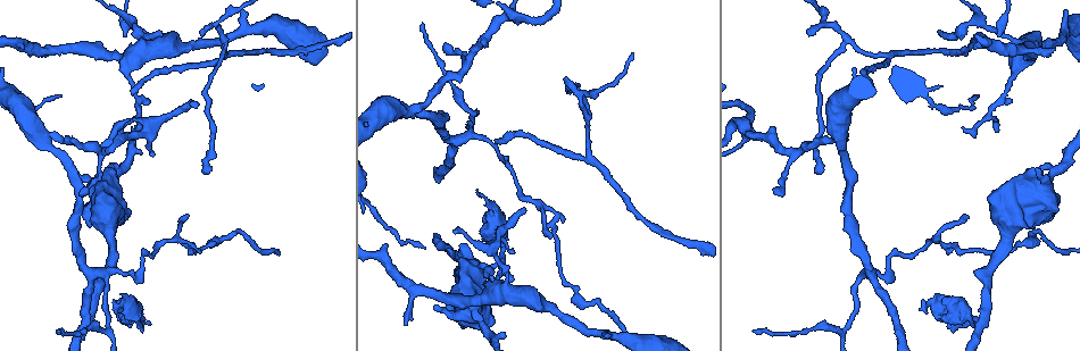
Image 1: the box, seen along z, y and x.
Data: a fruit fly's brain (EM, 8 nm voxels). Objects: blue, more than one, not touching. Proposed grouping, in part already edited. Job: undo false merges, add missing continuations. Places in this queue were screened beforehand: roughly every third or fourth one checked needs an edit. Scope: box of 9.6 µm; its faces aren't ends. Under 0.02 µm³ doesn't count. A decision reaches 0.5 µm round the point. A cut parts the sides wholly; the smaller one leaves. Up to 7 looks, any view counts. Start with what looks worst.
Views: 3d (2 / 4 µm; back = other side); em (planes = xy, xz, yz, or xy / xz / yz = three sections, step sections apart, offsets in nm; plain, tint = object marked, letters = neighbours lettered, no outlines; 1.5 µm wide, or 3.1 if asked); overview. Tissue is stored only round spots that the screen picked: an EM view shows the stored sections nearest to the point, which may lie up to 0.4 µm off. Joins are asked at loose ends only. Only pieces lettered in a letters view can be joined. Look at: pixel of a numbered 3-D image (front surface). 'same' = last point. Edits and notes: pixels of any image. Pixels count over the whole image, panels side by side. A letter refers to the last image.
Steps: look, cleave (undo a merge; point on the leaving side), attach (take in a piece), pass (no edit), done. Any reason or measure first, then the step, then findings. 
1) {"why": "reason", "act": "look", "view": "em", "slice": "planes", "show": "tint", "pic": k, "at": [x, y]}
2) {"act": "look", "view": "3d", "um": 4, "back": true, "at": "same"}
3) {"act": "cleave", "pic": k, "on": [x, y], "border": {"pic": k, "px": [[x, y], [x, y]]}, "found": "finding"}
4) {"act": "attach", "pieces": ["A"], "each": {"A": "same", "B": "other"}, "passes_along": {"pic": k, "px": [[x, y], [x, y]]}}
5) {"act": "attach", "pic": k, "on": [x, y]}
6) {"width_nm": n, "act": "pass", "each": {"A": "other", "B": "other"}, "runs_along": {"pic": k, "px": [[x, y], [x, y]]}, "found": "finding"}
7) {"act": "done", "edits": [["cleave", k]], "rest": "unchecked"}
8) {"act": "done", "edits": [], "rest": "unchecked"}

{"why": "long arm stops here", "act": "look", "view": "em", "slice": "planes", "show": "letters", "pic": 1, "at": [132, 94]}

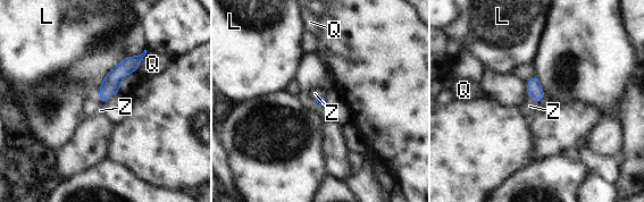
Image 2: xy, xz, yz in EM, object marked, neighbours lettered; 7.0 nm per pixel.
{"act": "attach", "pieces": ["Z"], "each": {"L": "other", "Q": "other", "Z": "same"}, "found": "it goes on there"}

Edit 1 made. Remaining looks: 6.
{"why": "an open end", "act": "look", "view": "3d", "um": 2, "pic": 1, "at": [1054, 49]}

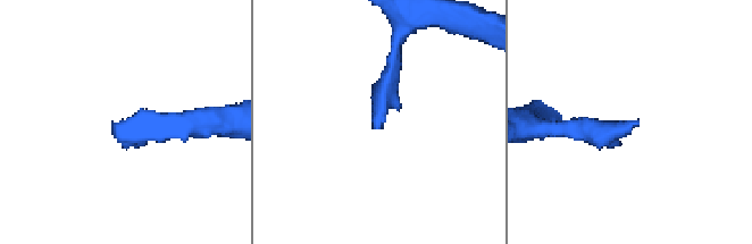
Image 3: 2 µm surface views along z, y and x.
{"why": "shape alone is not enough", "act": "look", "view": "em", "slice": "planes", "show": "plain", "pic": 3, "at": [375, 125]}

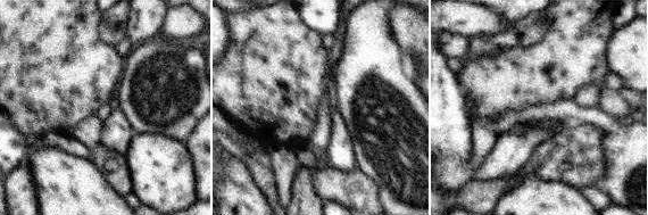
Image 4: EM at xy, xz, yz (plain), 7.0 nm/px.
{"act": "look", "view": "em", "slice": "planes", "show": "letters", "at": "same"}

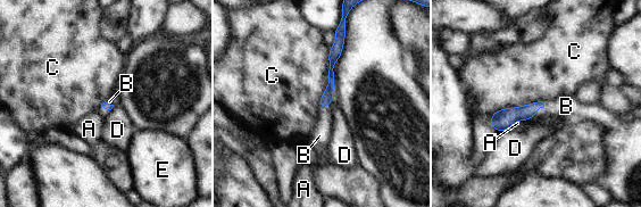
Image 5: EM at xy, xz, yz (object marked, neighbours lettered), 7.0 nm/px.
{"act": "attach", "pieces": ["B"], "each": {"A": "other", "B": "same", "C": "other", "D": "other", "E": "other"}, "passes_along": {"pic": 5, "px": [[508, 116], [540, 107], [566, 106]]}, "found": "it goes on there"}

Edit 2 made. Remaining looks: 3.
{"why": "see it whole again", "act": "look", "view": "overview"}

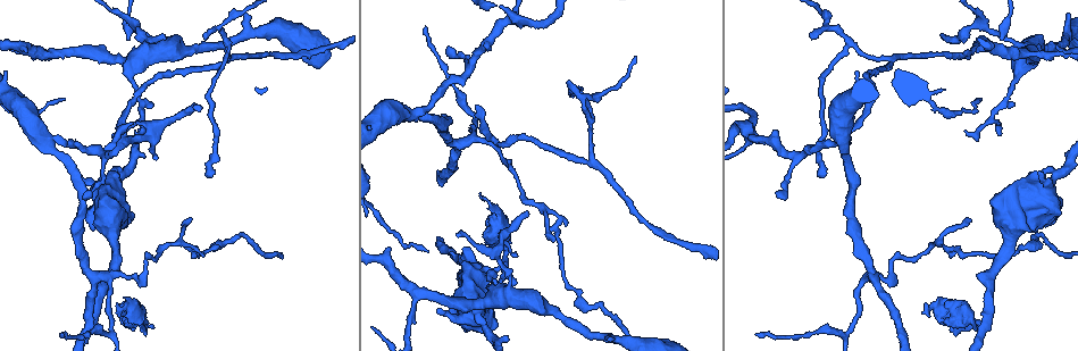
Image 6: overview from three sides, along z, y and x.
{"why": "sharp bend", "act": "look", "view": "em", "slice": "xz", "step": 4, "show": "tint", "pic": 6, "at": [152, 134]}

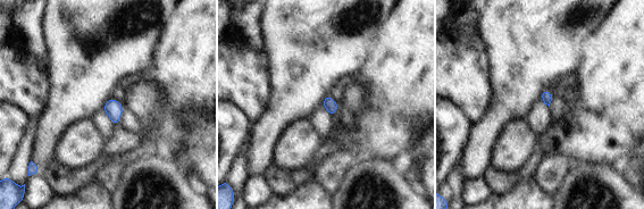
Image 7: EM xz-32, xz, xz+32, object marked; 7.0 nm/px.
{"why": "another direction", "act": "look", "view": "em", "slice": "yz", "step": 8, "show": "letters", "at": "same"}

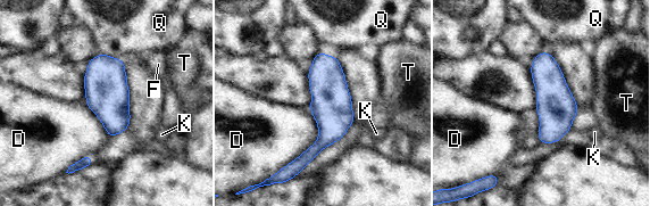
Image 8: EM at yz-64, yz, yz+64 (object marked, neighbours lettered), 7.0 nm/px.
{"act": "pass", "each": {"D": "other", "F": "other", "K": "other", "Q": "other", "T": "other"}, "runs_along": {"pic": 8, "px": [[323, 56], [326, 138], [294, 164]]}, "found": "continuous, no second cell"}

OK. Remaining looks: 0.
{"act": "done", "edits": [["attach", 2], ["attach", 5]], "rest": "unchecked"}

